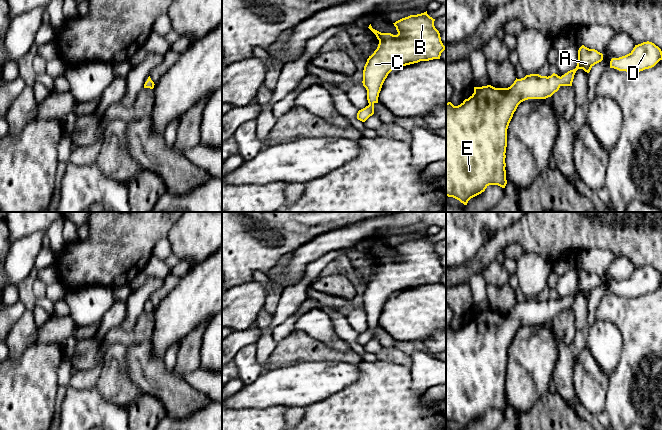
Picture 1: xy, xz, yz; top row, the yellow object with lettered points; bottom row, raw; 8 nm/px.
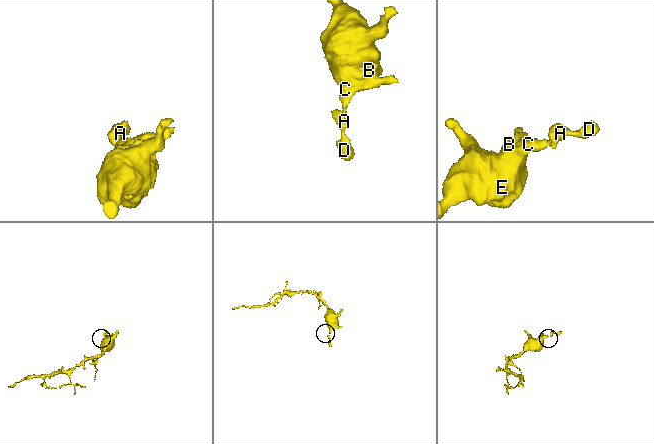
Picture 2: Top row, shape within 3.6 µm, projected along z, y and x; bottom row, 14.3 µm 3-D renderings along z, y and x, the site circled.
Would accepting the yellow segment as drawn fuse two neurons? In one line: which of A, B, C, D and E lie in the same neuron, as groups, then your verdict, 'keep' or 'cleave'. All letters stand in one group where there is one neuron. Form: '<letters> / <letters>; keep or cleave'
A B C D E; keep

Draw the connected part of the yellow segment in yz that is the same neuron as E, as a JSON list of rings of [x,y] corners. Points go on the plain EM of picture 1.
[[[582,269],[578,274],[576,292],[561,301],[555,297],[548,301],[530,298],[516,302],[508,312],[491,309],[474,311],[474,317],[458,330],[446,327],[446,420],[467,429],[471,422],[484,416],[489,409],[505,412],[507,353],[518,329],[528,323],[551,321],[561,310],[572,310],[578,293],[589,297],[602,284],[602,277]]]

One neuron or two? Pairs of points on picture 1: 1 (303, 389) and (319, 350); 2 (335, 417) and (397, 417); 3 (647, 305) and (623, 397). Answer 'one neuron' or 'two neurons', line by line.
1: two neurons
2: one neuron
3: one neuron

